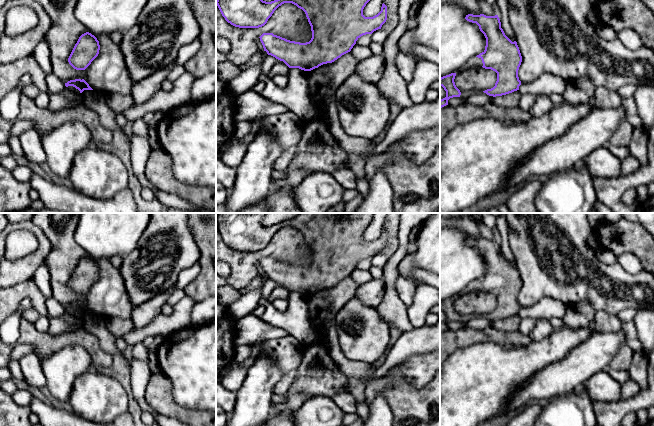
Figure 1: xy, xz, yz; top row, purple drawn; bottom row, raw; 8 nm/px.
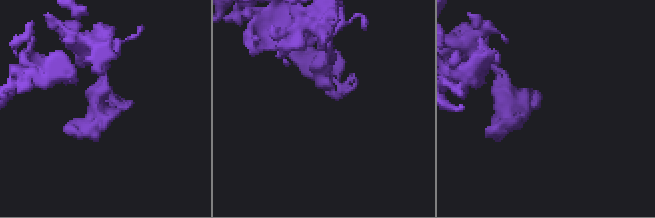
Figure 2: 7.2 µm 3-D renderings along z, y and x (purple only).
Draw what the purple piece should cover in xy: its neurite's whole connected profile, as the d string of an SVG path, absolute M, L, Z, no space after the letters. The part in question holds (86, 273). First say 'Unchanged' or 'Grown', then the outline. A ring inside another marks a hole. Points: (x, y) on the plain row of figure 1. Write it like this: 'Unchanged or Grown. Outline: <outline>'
Unchanged. Outline: M89 256L82 258L75 268L69 282L69 288L76 294L85 294L98 280L99 265Z

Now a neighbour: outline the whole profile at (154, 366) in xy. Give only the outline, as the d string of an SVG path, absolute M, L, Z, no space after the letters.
M150 354L148 356L150 363L151 374L162 373L161 368L159 367L158 360L155 354Z

